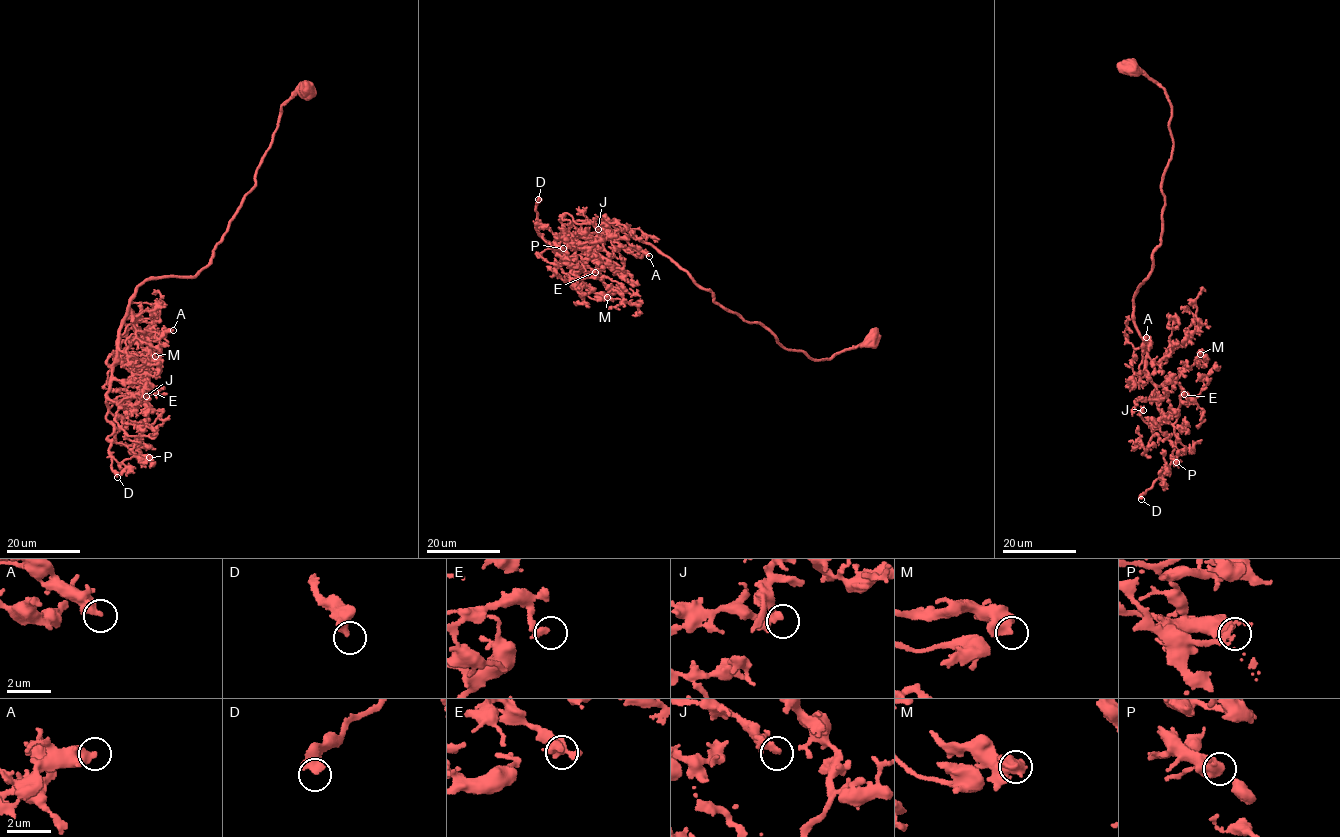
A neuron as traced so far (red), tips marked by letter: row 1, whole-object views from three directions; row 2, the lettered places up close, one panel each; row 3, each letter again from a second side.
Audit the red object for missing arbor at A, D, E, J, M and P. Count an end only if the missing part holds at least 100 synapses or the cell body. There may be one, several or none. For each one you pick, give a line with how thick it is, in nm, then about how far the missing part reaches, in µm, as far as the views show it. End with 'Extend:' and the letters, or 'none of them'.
D: 480 nm | 20 µm
Extend: D

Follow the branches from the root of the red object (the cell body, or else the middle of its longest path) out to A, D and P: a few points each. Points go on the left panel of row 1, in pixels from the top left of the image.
A: (307, 90), (282, 103), (211, 262), (137, 287), (118, 348), (133, 334), (173, 330)
D: (307, 90), (282, 103), (253, 189), (209, 264), (193, 277), (152, 277), (130, 300), (106, 400), (117, 477)
P: (307, 90), (282, 103), (209, 264), (152, 277), (130, 300), (108, 438), (149, 457)

